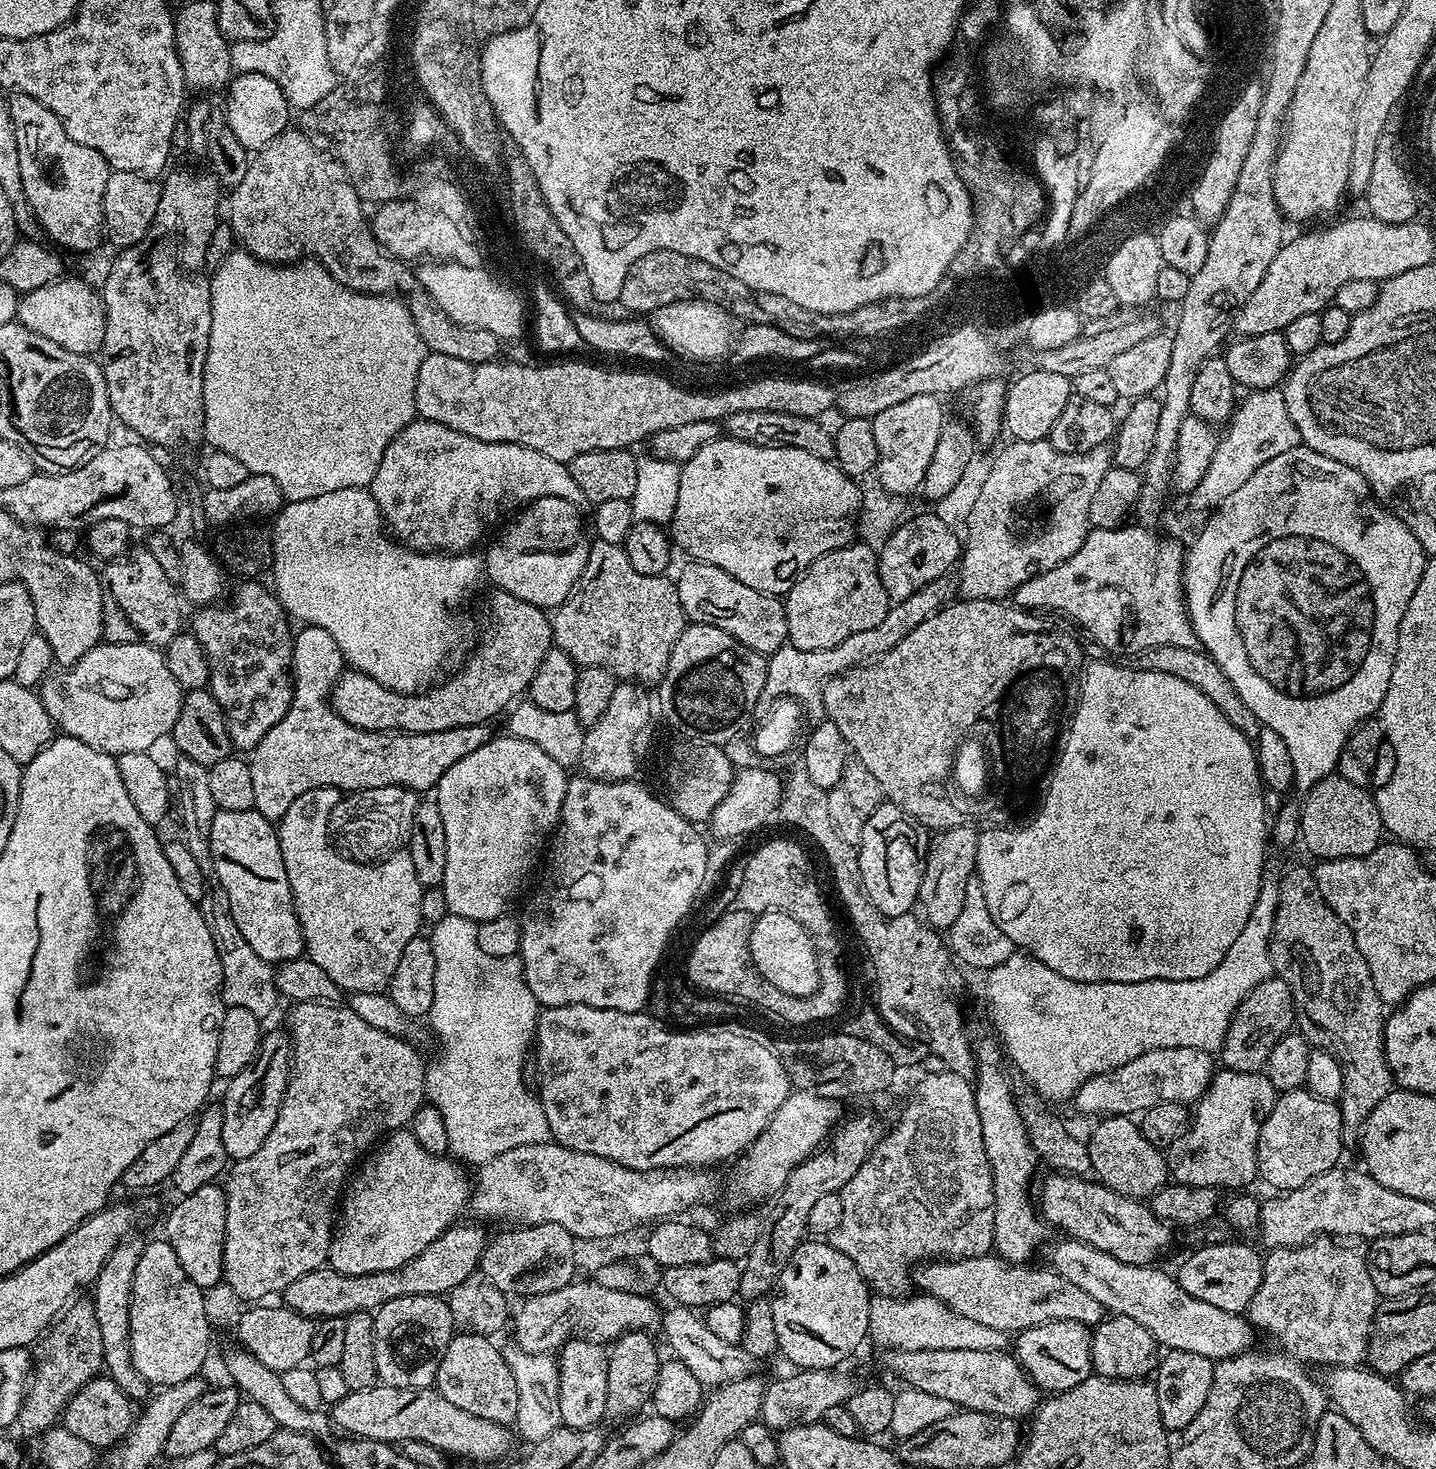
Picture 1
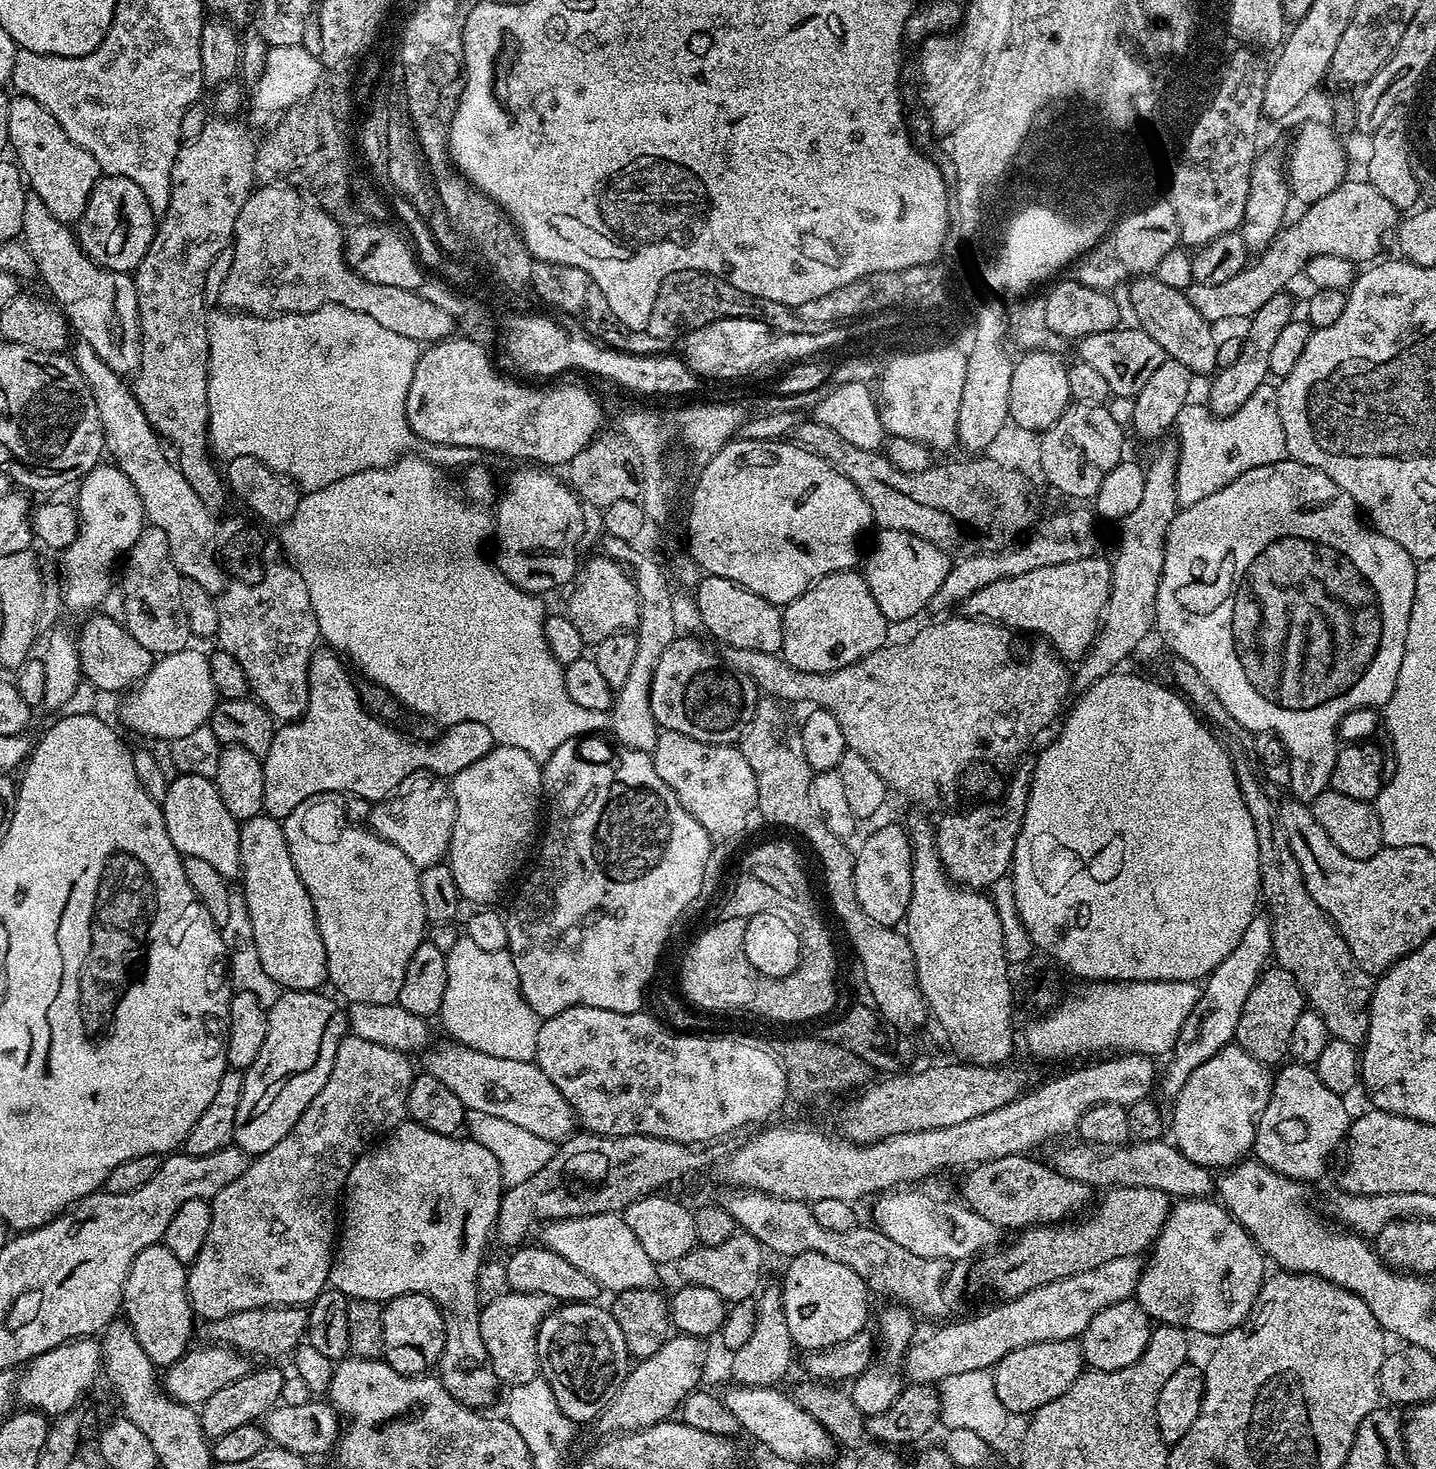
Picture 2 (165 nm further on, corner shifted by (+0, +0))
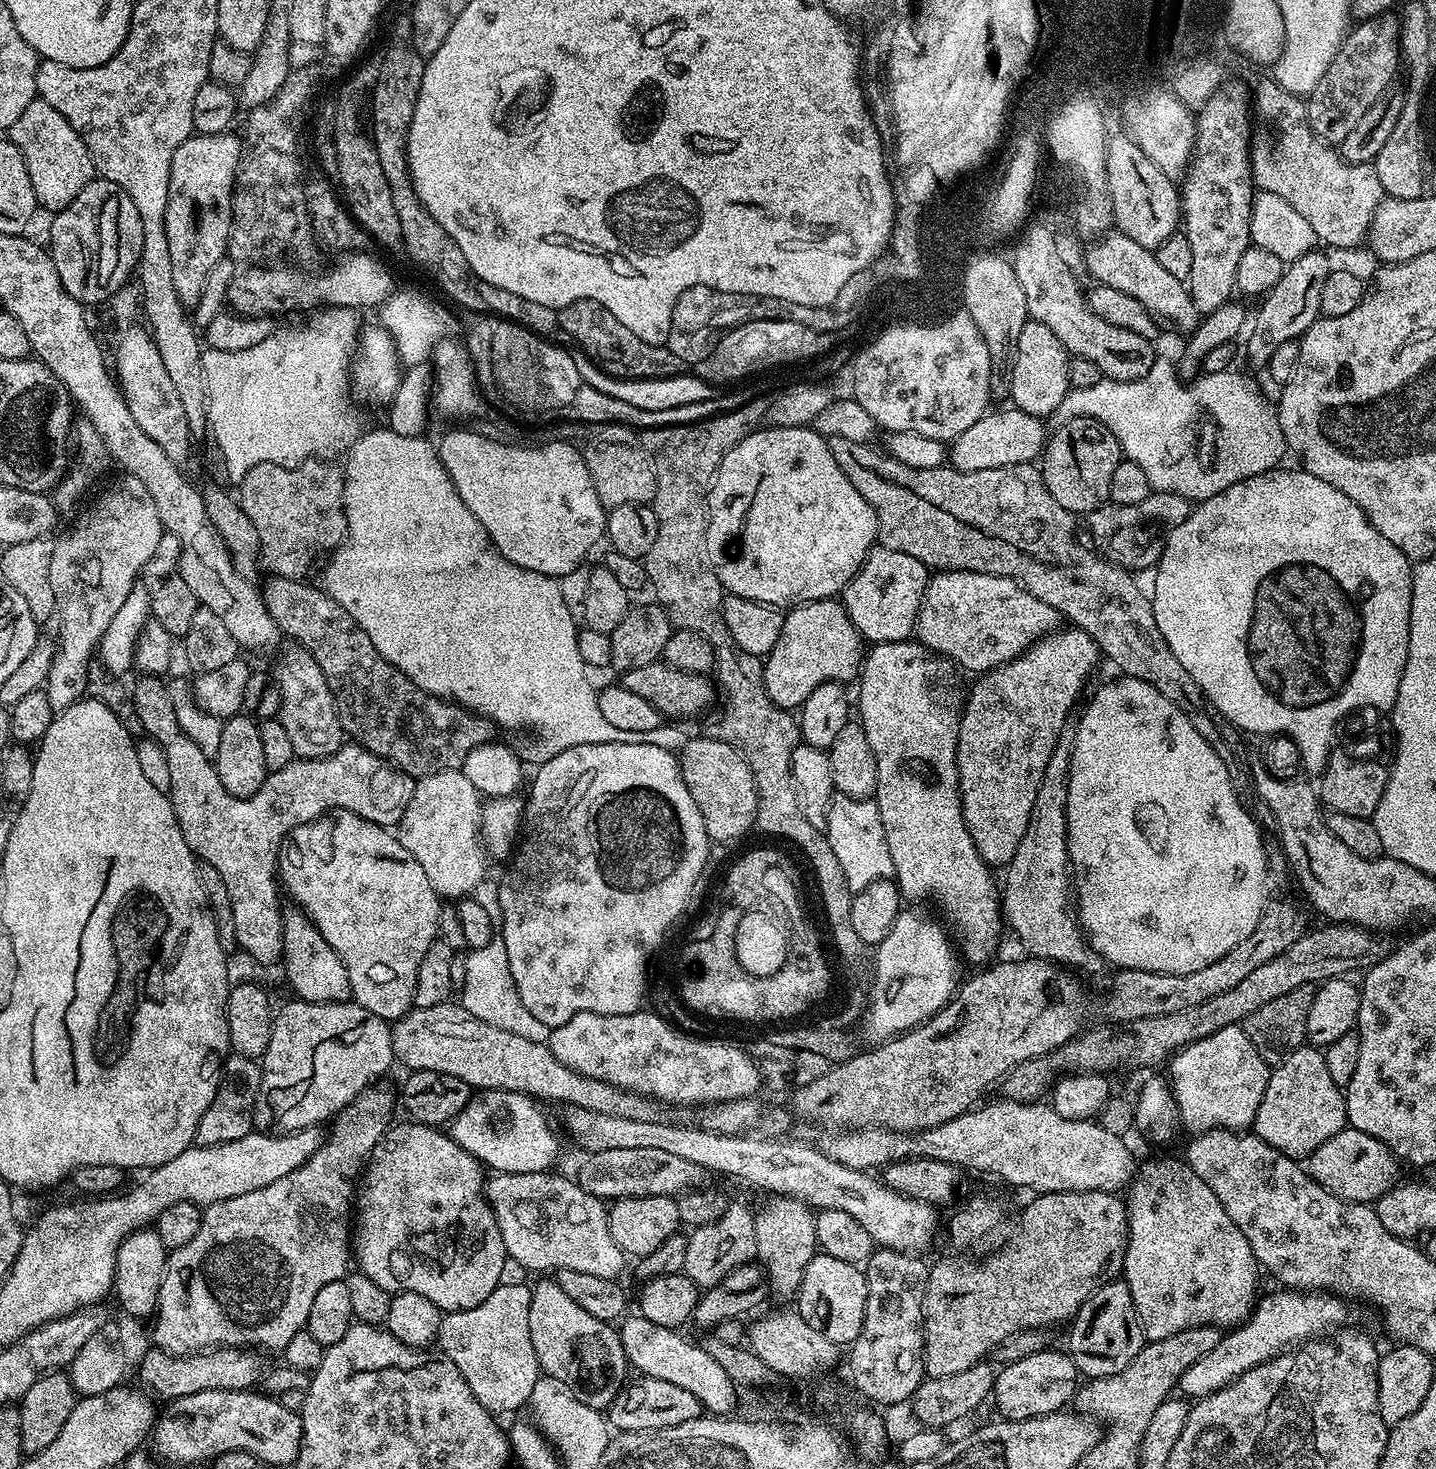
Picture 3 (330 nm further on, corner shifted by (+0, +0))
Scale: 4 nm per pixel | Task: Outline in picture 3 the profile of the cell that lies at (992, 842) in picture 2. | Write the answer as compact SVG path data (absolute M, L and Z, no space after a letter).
M1068 626L1065 632L1060 631L1053 630L1041 636L1018 658L983 673L972 693L969 696L967 693L962 708L956 747L962 814L978 854L989 866L1006 866L1010 858L1014 858L1014 850L1018 850L1018 842L1022 842L1022 834L1026 834L1028 819L1034 810L1034 798L1038 798L1038 786L1042 786L1042 774L1050 762L1050 754L1054 754L1058 738L1065 735L1068 715L1079 702L1088 684L1088 675L1102 660L1094 638L1083 629Z

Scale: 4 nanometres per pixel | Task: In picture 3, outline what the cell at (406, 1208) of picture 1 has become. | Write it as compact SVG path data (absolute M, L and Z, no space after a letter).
M407 1122L389 1127L385 1131L383 1140L372 1149L372 1155L367 1161L362 1172L362 1183L358 1188L358 1195L354 1200L354 1260L358 1263L359 1271L370 1278L370 1282L378 1282L390 1293L413 1292L422 1294L422 1298L430 1298L434 1306L440 1308L441 1313L465 1312L490 1298L494 1290L500 1287L500 1277L506 1253L502 1234L498 1230L498 1222L492 1213L492 1205L488 1202L486 1195L486 1172L480 1161L475 1160L458 1142L452 1139L447 1131L439 1127L423 1122Z

